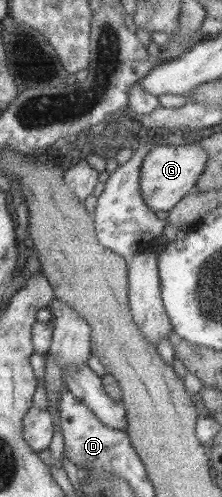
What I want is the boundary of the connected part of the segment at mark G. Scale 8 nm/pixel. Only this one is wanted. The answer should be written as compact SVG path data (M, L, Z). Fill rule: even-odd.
M195 136L178 146L171 146L168 143L153 145L140 162L142 165L140 165L138 184L140 184L140 195L144 204L154 212L170 212L187 191L193 190L196 179L200 177L206 165L206 153L197 143L197 136Z

